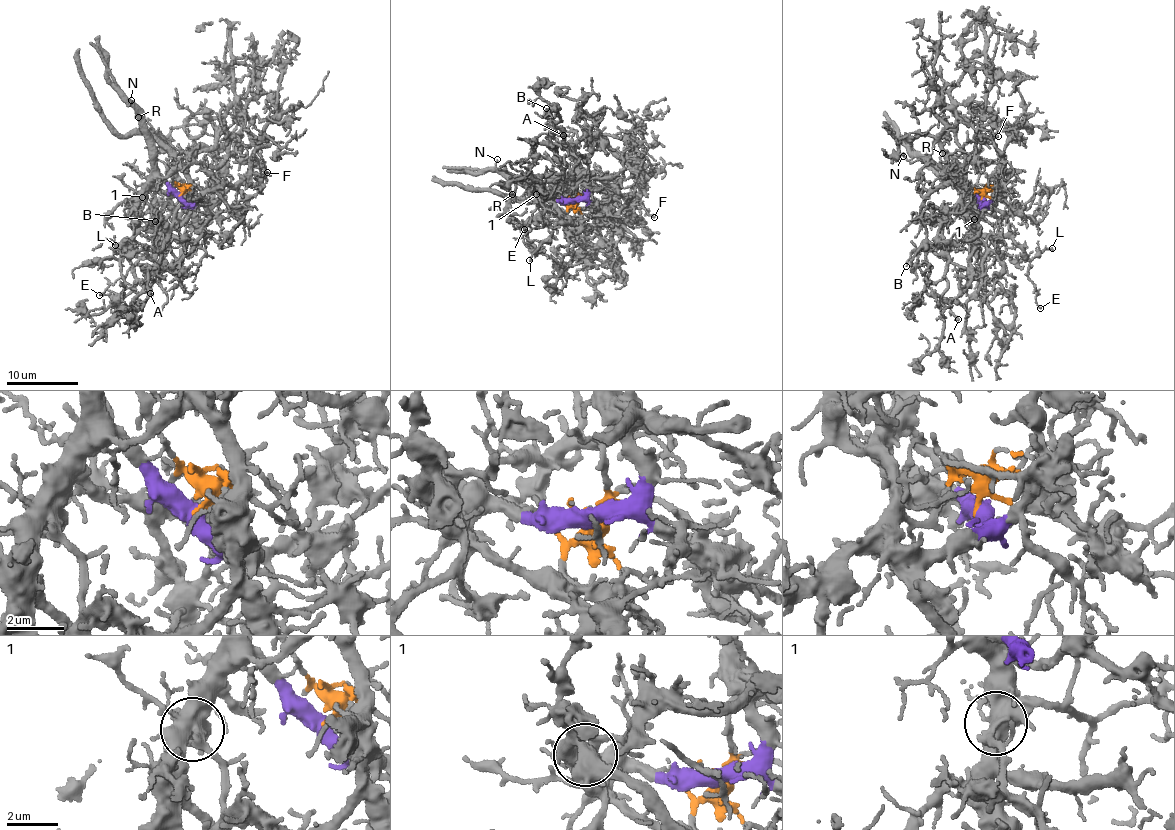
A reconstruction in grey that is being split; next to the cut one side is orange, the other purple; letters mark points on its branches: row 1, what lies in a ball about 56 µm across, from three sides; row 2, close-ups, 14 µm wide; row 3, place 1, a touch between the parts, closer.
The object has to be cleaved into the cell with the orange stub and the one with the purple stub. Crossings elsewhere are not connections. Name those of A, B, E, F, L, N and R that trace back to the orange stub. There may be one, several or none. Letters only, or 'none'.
A, B, F, R

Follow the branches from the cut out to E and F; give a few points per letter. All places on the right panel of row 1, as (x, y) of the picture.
E: (981, 200), (971, 197), (975, 231), (1005, 235), (1019, 246), (1030, 262), (1028, 276), (1040, 308)
F: (981, 200), (977, 190), (964, 201), (961, 188), (946, 177), (964, 162), (955, 136), (956, 119), (997, 136)

